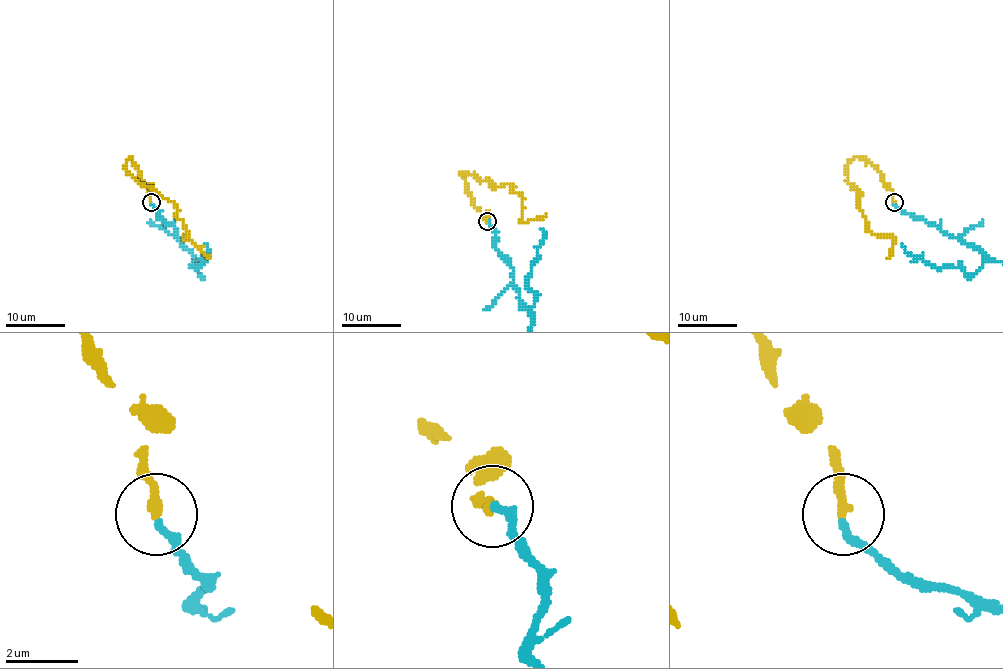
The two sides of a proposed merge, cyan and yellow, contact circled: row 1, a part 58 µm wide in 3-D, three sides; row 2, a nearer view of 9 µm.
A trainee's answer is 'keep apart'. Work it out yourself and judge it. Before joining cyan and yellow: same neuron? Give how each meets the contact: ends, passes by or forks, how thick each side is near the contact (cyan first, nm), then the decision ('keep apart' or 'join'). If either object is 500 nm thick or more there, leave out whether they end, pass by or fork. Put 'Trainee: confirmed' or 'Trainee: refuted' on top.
Trainee: refuted
cyan ends there; yellow ends there; 240 nm thick on the cyan side, 280 nm on the other; join

